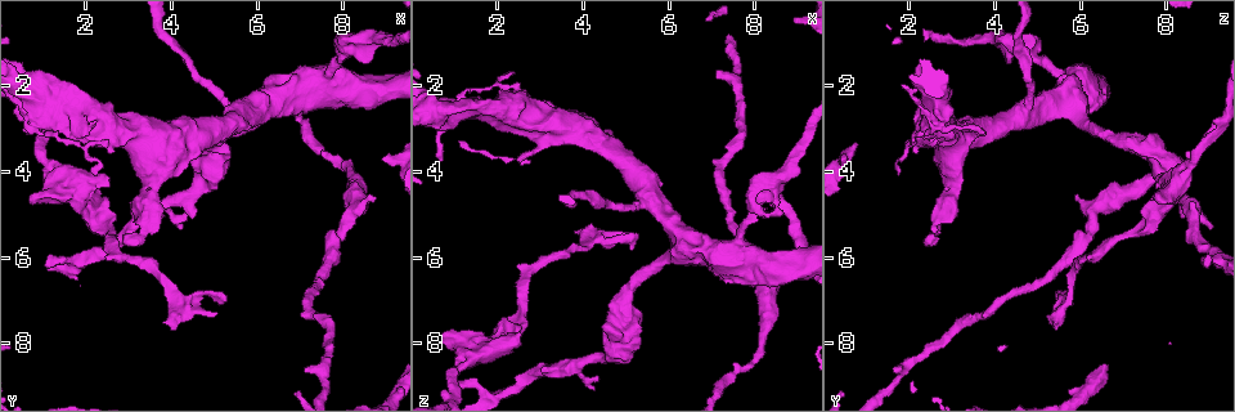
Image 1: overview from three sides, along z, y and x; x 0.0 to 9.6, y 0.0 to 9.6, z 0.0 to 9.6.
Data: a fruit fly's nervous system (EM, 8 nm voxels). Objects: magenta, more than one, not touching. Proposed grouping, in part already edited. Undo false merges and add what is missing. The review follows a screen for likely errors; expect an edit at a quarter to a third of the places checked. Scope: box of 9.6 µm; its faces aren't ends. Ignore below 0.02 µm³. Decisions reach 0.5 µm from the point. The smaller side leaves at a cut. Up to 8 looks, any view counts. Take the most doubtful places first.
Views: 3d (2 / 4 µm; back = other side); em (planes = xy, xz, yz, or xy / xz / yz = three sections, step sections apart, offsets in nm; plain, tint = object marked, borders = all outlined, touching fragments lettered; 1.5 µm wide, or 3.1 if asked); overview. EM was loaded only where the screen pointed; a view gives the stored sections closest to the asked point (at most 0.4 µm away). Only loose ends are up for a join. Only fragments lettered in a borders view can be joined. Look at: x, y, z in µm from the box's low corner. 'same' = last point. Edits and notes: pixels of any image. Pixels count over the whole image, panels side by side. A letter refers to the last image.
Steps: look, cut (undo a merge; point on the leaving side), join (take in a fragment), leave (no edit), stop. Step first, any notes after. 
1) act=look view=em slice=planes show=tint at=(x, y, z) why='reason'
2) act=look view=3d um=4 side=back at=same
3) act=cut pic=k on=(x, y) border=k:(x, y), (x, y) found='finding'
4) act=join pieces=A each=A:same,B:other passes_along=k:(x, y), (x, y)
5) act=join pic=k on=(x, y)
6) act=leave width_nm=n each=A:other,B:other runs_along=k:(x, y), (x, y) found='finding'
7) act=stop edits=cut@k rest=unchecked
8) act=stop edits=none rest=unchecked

act=look view=em slice=planes show=tint at=(8.80, 4.60, 6.00) why='branch stops here'

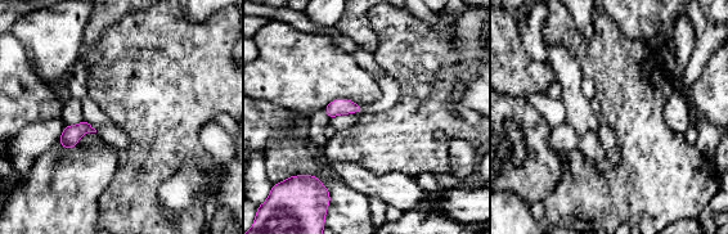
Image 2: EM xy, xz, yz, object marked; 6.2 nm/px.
act=look view=em slice=planes show=borders at=same

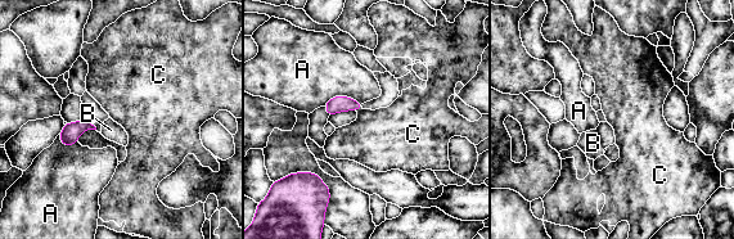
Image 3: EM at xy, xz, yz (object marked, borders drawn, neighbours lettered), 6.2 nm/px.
act=leave each=A:other,B:other,C:other border=3:(361, 107), (356, 111) found='none of them fits'

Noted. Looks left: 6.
act=look view=em slice=yz step=4 show=borders at=(4.55, 5.05, 8.40)

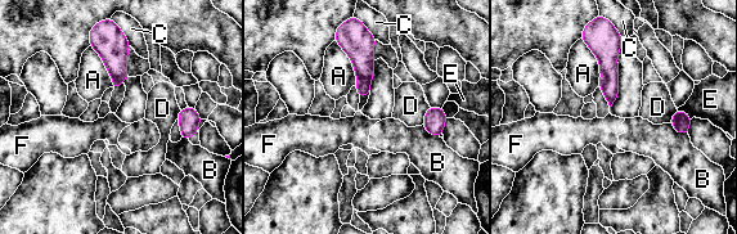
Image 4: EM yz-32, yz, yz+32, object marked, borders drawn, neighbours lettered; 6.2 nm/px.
act=leave each=A:other,B:other,C:other,D:other,E:other,F:other border=4:(677, 108), (691, 118) found='none of them fits'

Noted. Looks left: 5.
act=look view=em slice=planes show=borders at=(2.25, 3.25, 2.15) why='closes a loop'

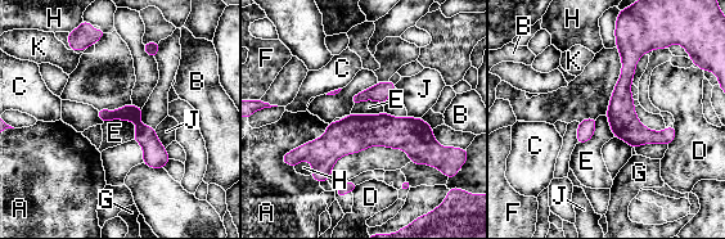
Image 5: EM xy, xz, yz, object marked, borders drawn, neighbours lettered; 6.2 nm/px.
act=cut pic=5 on=(154, 156) each=A:other,B:other,C:other,D:other,E:other,F:other,G:other,H:other,J:other,K:other found='a second neuron is stuck on'

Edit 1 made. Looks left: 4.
act=stop edits=cut@5 rest=unchecked

